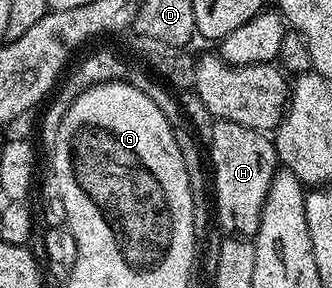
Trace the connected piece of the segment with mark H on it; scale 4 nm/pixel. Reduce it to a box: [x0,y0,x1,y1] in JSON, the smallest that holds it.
[208,119,279,237]

